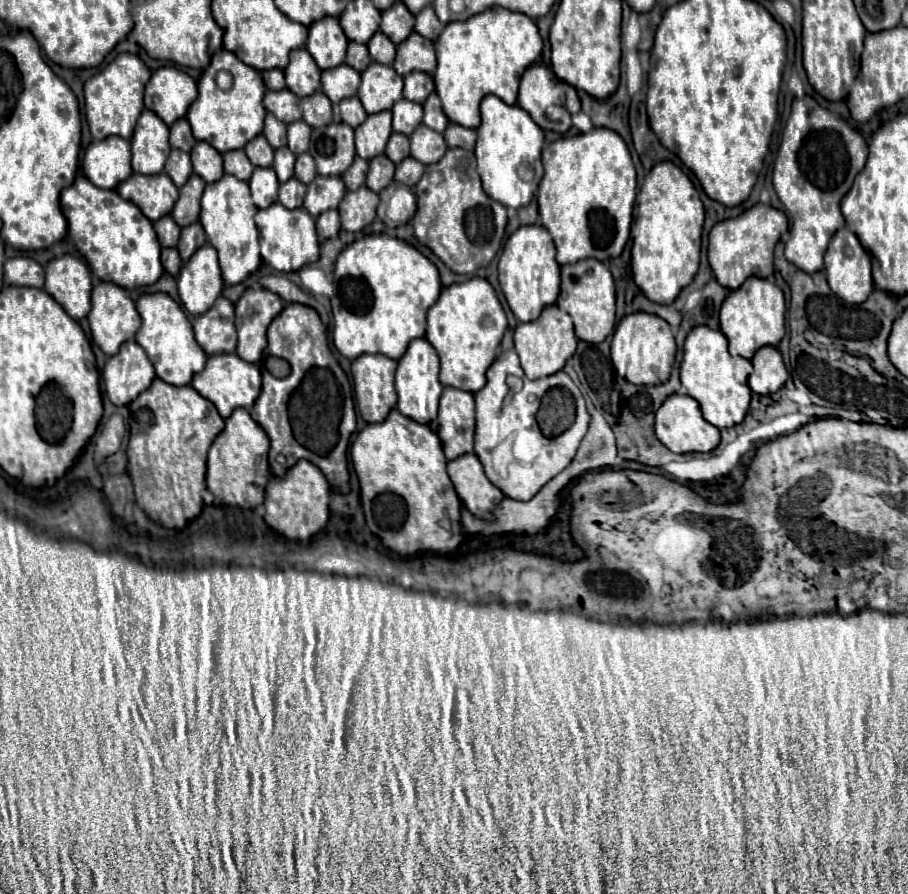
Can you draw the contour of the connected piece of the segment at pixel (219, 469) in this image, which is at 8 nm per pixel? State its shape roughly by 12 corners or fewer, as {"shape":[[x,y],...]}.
{"shape":[[249,411],[225,419],[207,454],[213,505],[265,499],[269,439]]}

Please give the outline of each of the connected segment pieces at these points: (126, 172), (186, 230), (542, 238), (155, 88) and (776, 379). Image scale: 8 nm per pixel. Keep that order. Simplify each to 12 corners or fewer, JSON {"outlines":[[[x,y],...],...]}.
{"outlines":[[[93,141],[83,157],[85,177],[115,189],[131,175],[131,143]],[[199,223],[183,227],[177,251],[187,261],[207,243]],[[523,225],[499,257],[513,315],[535,321],[561,277],[545,227]],[[177,67],[153,71],[145,107],[167,125],[185,117],[197,83]],[[761,347],[751,359],[753,393],[769,395],[787,381],[775,347]]]}

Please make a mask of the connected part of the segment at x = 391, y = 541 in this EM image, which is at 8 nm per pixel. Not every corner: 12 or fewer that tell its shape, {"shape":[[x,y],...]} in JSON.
{"shape":[[393,409],[351,445],[367,527],[451,553],[461,501],[439,437]]}

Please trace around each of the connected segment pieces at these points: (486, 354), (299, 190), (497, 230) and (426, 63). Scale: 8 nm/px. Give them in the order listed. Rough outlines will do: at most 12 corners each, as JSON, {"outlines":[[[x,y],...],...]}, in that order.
{"outlines":[[[487,279],[427,311],[439,381],[475,393],[507,329]],[[291,177],[279,189],[287,209],[303,205],[307,187]],[[473,151],[413,187],[417,239],[453,273],[493,261],[507,209]],[[411,33],[399,47],[393,69],[435,73],[429,39]]]}

